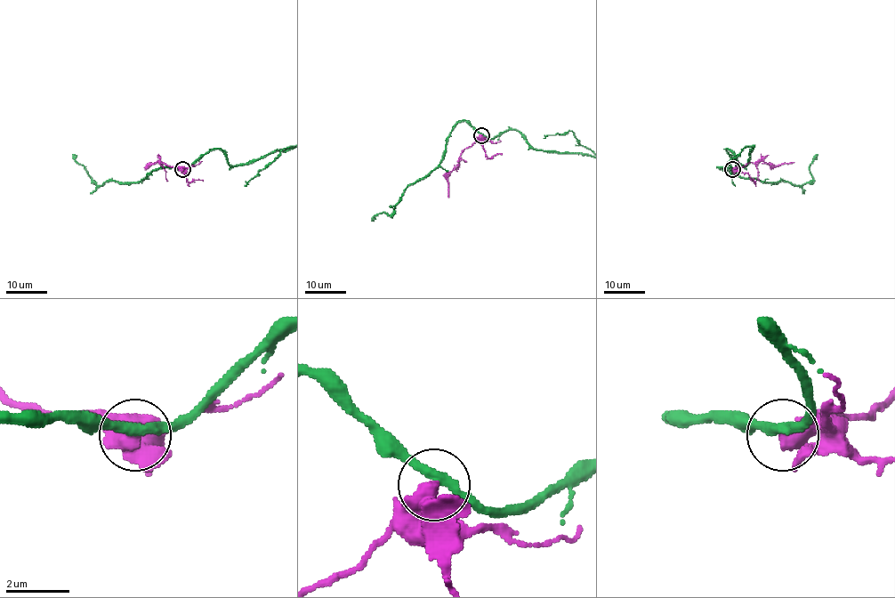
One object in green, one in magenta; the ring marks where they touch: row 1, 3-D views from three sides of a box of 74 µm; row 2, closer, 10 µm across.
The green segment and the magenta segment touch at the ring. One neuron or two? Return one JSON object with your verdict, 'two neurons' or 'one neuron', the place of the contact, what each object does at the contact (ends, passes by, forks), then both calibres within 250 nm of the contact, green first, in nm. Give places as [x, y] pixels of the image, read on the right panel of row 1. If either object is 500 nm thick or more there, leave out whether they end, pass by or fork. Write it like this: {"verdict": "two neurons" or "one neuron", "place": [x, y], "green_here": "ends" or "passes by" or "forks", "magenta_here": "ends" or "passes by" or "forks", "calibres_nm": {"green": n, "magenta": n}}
{"verdict": "two neurons", "place": [732, 169], "calibres_nm": {"green": 300, "magenta": 650}}

